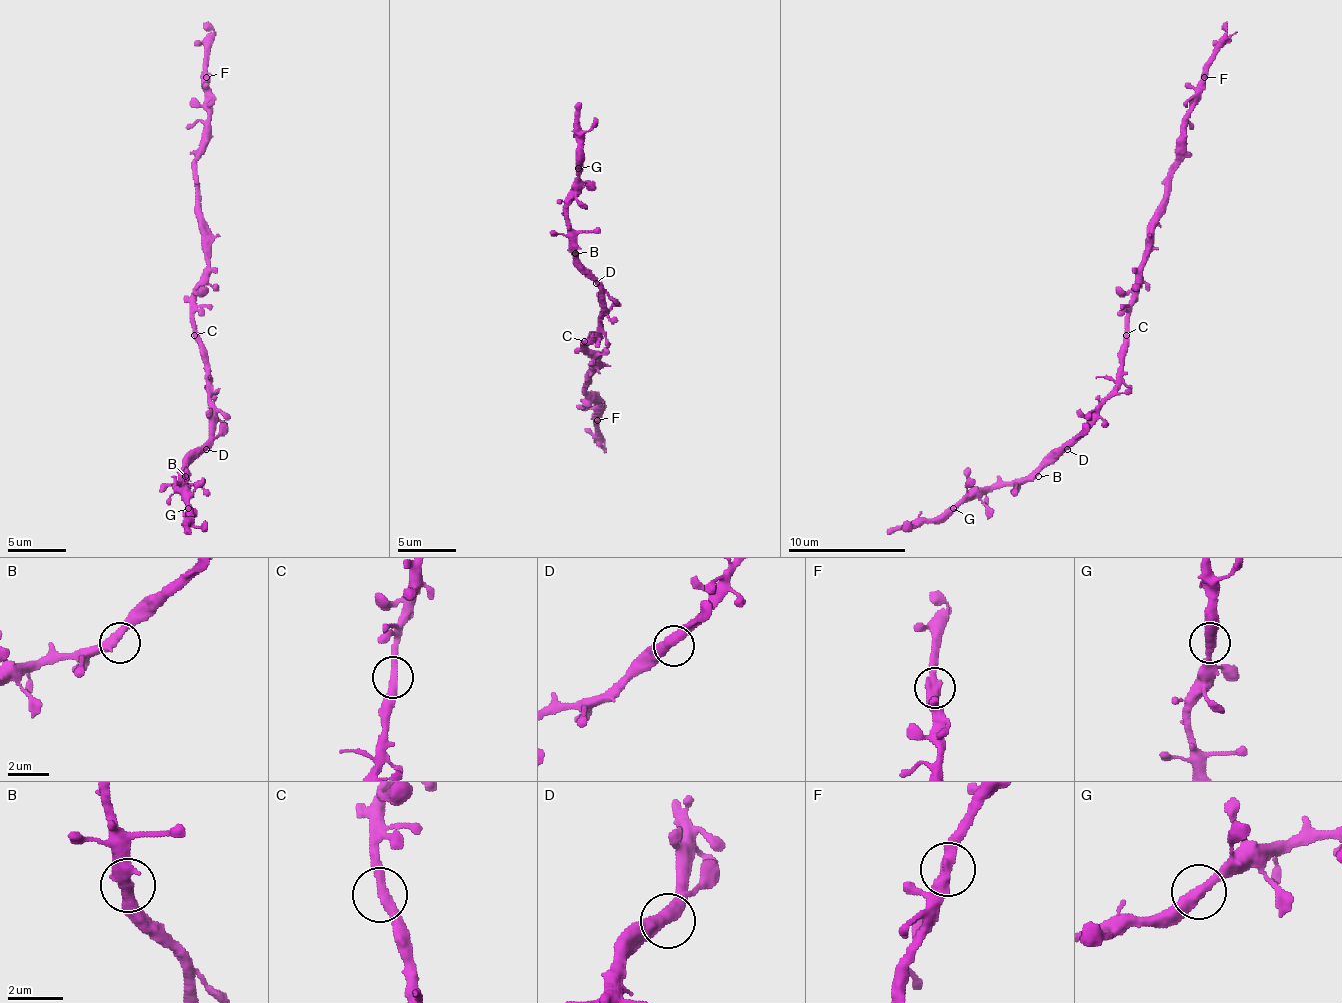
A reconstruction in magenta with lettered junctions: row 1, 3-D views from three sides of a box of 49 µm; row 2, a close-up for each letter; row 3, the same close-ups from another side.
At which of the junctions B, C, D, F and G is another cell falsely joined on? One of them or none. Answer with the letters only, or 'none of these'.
none of these

